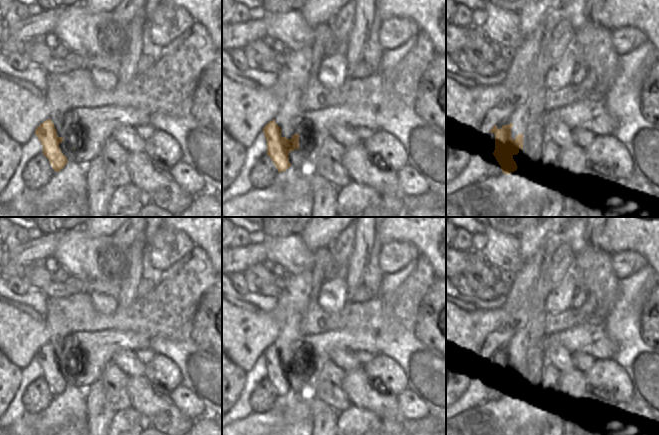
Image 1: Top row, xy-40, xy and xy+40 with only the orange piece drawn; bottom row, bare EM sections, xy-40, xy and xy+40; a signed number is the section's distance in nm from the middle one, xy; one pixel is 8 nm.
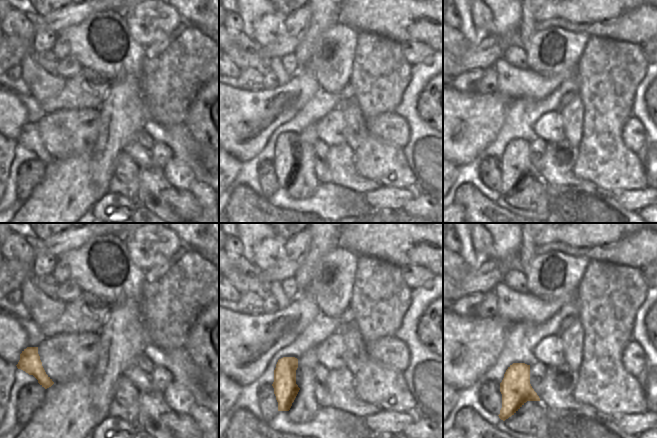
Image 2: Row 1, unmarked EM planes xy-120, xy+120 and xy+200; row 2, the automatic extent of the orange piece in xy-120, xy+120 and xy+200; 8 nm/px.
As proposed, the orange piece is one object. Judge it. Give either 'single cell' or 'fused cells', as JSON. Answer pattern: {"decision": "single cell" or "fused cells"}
{"decision": "single cell"}

